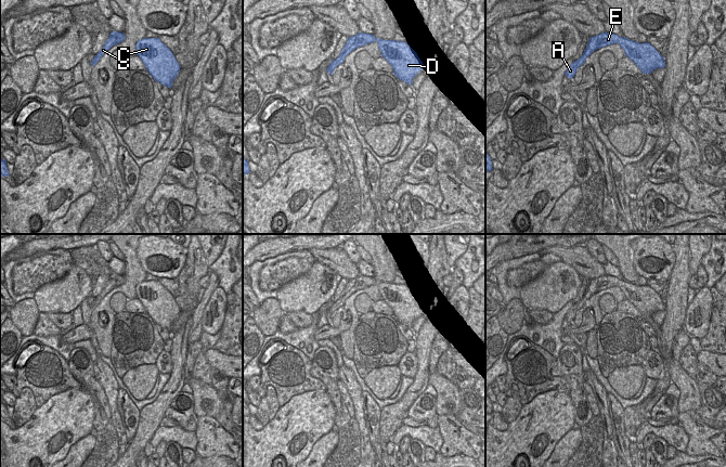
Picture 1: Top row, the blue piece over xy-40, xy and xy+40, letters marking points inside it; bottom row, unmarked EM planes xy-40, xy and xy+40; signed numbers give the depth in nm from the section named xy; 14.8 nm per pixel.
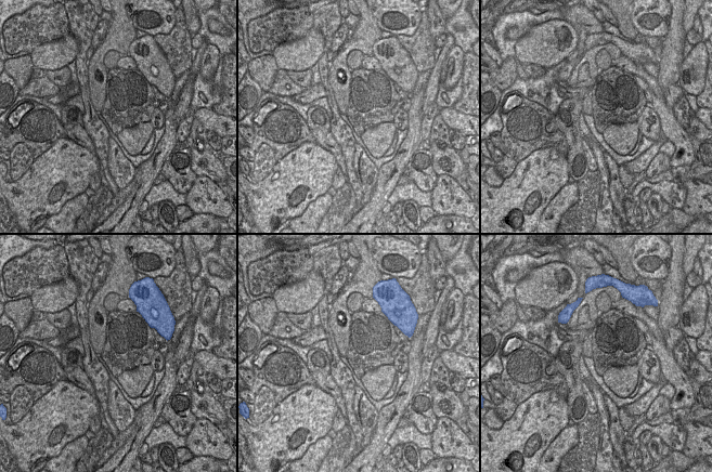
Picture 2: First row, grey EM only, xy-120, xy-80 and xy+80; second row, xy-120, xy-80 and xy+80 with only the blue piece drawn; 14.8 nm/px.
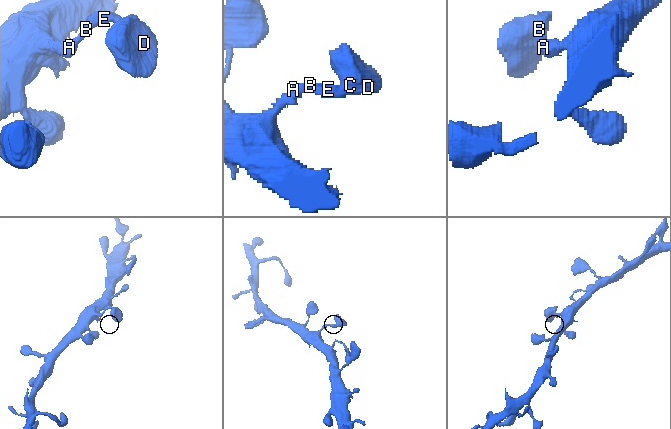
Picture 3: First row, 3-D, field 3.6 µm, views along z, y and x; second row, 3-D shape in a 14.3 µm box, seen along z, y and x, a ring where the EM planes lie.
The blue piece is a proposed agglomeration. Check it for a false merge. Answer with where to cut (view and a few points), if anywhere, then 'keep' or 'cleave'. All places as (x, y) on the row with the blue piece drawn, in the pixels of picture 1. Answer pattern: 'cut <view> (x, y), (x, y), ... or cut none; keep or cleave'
cut none; keep

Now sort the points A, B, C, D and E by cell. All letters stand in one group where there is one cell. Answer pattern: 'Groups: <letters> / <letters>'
Groups: A B C D E

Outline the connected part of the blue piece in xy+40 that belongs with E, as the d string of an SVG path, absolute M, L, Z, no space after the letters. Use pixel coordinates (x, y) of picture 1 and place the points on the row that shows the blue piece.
M601 33L591 37L583 55L574 61L565 75L571 79L574 77L578 68L584 64L586 59L597 49L618 43L624 50L625 55L631 59L643 74L651 74L657 68L664 68L664 57L649 43L640 43L620 37L611 33Z

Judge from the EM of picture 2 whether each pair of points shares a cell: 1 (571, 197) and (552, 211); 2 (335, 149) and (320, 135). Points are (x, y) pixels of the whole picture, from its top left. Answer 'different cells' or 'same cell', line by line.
1: same cell
2: same cell

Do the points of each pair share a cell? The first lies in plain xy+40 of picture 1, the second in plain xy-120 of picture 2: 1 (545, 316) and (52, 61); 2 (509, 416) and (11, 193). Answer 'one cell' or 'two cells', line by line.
1: two cells
2: two cells

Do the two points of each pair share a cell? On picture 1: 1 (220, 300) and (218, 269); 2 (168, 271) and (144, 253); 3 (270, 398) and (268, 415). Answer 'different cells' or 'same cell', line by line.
1: different cells
2: same cell
3: same cell

